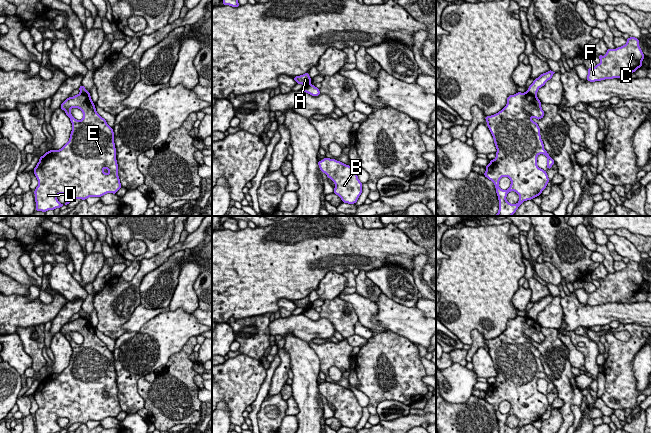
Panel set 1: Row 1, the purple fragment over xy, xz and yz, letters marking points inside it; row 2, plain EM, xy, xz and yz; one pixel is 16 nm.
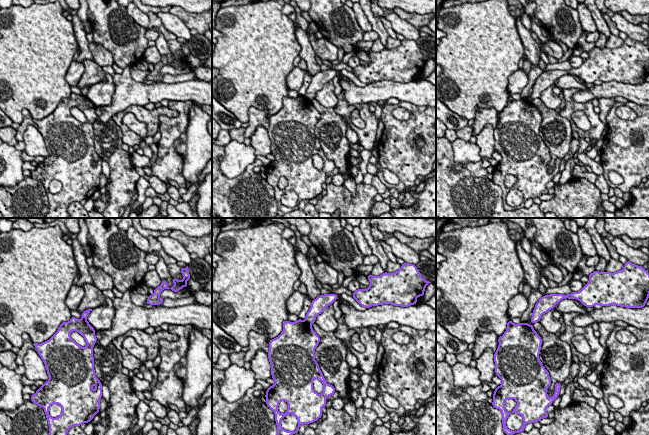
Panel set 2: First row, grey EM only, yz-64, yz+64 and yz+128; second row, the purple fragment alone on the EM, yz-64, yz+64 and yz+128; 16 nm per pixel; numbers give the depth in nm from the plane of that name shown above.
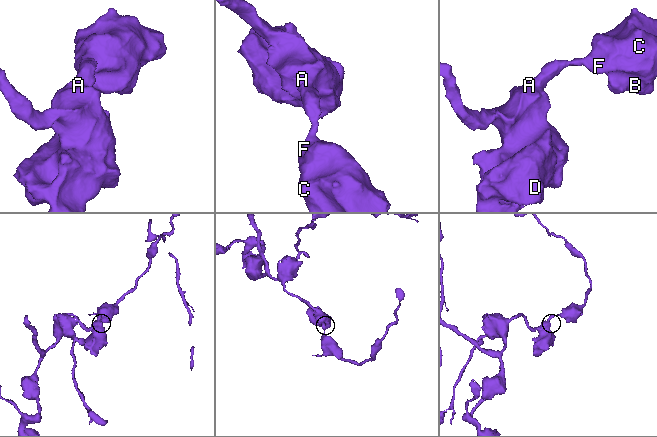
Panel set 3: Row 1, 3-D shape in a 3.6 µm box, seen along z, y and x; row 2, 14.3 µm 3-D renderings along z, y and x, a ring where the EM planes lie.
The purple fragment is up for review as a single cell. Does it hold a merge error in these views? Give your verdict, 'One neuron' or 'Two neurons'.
Two neurons

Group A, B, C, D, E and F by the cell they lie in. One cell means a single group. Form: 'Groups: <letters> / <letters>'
Groups: A D E / B C F

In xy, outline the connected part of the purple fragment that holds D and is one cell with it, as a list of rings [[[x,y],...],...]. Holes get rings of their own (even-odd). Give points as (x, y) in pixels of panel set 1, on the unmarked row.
[[[79,317],[69,321],[60,332],[70,342],[72,355],[69,365],[59,374],[47,375],[33,394],[39,407],[34,414],[36,433],[56,433],[68,429],[74,423],[86,424],[107,417],[116,418],[122,412],[117,396],[113,352],[97,337],[90,319]],[[74,331],[82,335],[82,344],[72,340],[70,334]],[[59,418],[67,418],[68,425],[61,428],[57,423]]]

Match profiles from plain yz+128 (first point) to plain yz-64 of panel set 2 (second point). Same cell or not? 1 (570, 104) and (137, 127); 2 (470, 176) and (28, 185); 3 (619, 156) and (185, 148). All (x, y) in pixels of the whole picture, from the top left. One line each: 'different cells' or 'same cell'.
1: same cell
2: same cell
3: different cells

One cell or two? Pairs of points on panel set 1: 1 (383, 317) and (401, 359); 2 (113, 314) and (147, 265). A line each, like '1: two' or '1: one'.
1: two
2: one

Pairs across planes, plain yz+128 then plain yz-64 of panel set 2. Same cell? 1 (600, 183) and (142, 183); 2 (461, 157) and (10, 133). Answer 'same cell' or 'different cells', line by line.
1: different cells
2: different cells

